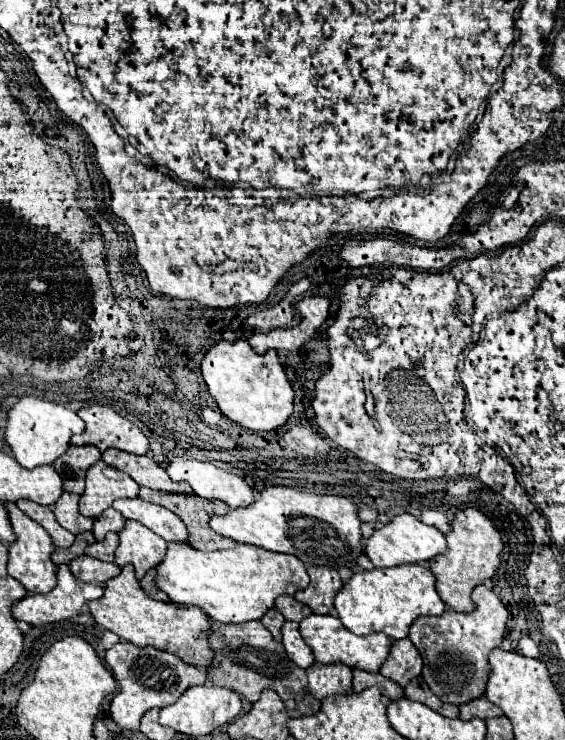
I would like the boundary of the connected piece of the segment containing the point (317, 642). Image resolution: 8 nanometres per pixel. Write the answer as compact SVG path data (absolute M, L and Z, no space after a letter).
M310 615L300 621L300 633L304 641L312 647L316 661L322 665L332 665L332 663L344 663L350 669L362 669L368 673L378 673L382 663L390 655L392 639L386 637L384 633L372 633L368 637L358 637L352 631L348 631L338 617L332 615Z

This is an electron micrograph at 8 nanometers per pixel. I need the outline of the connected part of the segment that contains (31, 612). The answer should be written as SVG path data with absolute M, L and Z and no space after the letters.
M58 567L56 589L52 589L52 593L48 593L48 595L26 595L22 601L18 601L12 607L12 613L14 613L14 619L24 621L24 623L34 625L34 627L50 625L50 623L60 623L60 621L66 621L66 619L80 615L88 601L100 599L102 595L104 595L104 589L100 585L84 585L82 581L76 581L76 577L72 577L70 567Z

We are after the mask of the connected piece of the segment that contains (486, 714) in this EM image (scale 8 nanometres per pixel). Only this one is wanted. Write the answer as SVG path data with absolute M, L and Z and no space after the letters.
M480 697L476 701L470 701L468 705L460 707L460 719L470 721L470 719L490 719L490 717L500 717L504 715L496 705L492 705L486 697Z

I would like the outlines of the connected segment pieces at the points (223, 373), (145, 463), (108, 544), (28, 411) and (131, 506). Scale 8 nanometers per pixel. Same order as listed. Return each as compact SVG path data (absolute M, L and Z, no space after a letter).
M244 339L236 343L220 341L206 353L202 361L202 375L220 411L250 431L274 431L292 415L294 389L286 379L276 351L258 355Z
M108 449L108 453L102 453L102 461L128 473L140 487L164 493L192 493L192 487L188 483L174 483L168 473L150 457L136 457L132 453Z
M108 533L108 537L104 541L96 541L94 545L88 545L86 555L100 559L100 561L114 561L114 551L118 547L118 535L116 533Z
M22 397L8 413L6 441L12 447L16 461L26 469L34 469L40 465L50 465L58 457L62 457L70 445L70 437L82 431L84 431L84 421L64 405L36 397Z
M120 499L114 505L116 511L120 511L126 519L138 521L152 529L156 535L160 535L168 543L182 543L188 545L188 529L182 523L178 515L172 515L168 509L160 505L146 503L142 499Z

